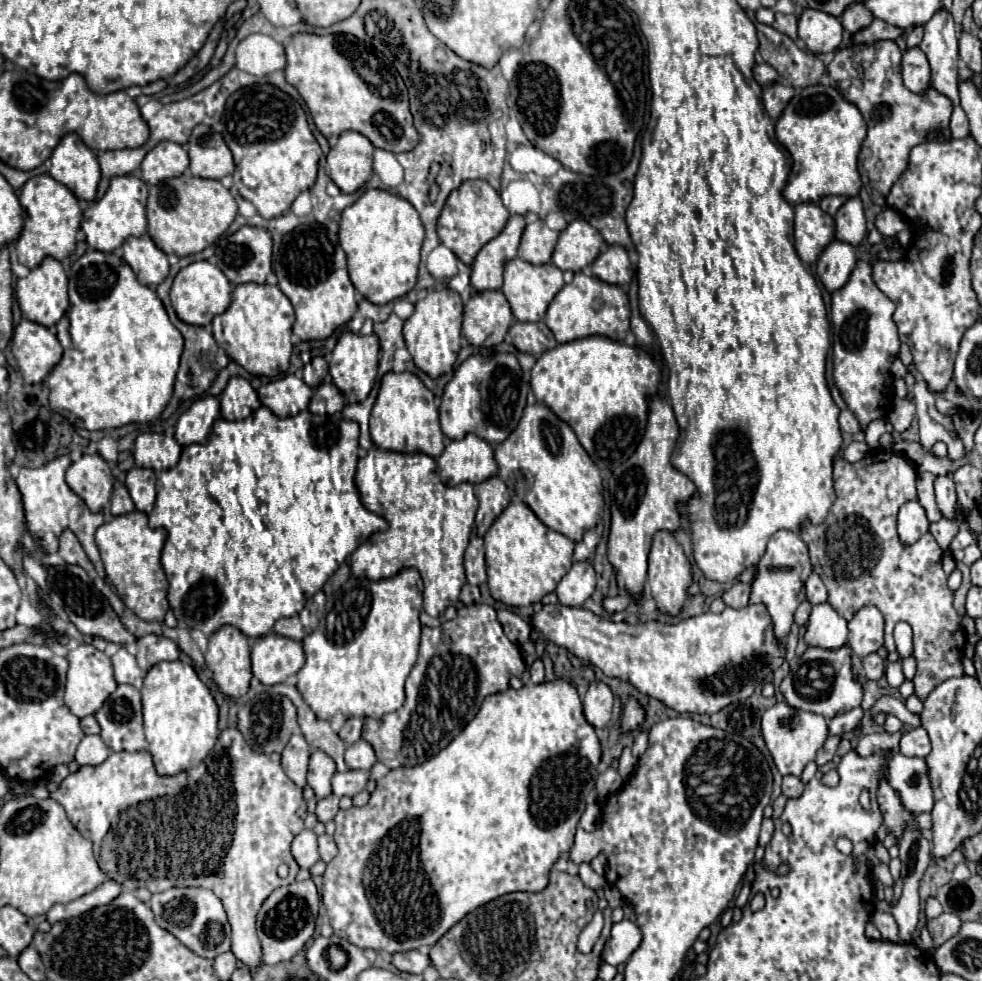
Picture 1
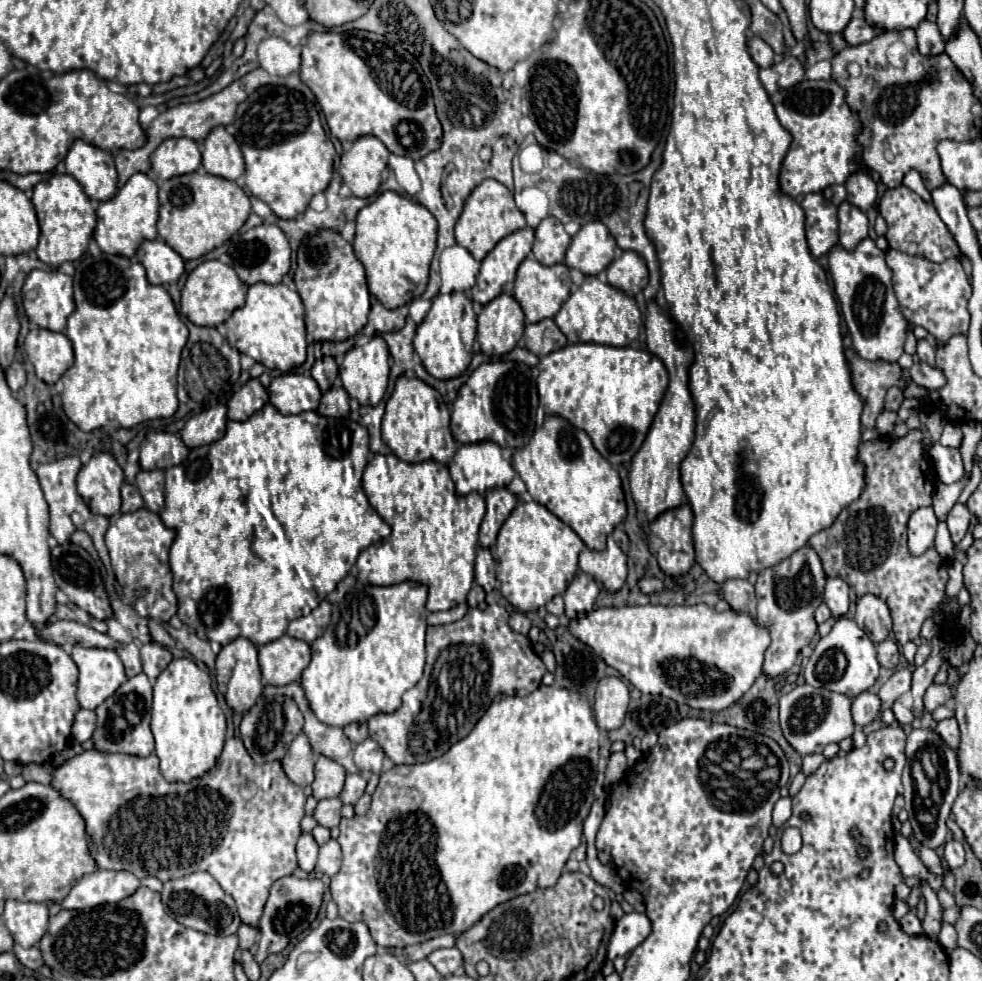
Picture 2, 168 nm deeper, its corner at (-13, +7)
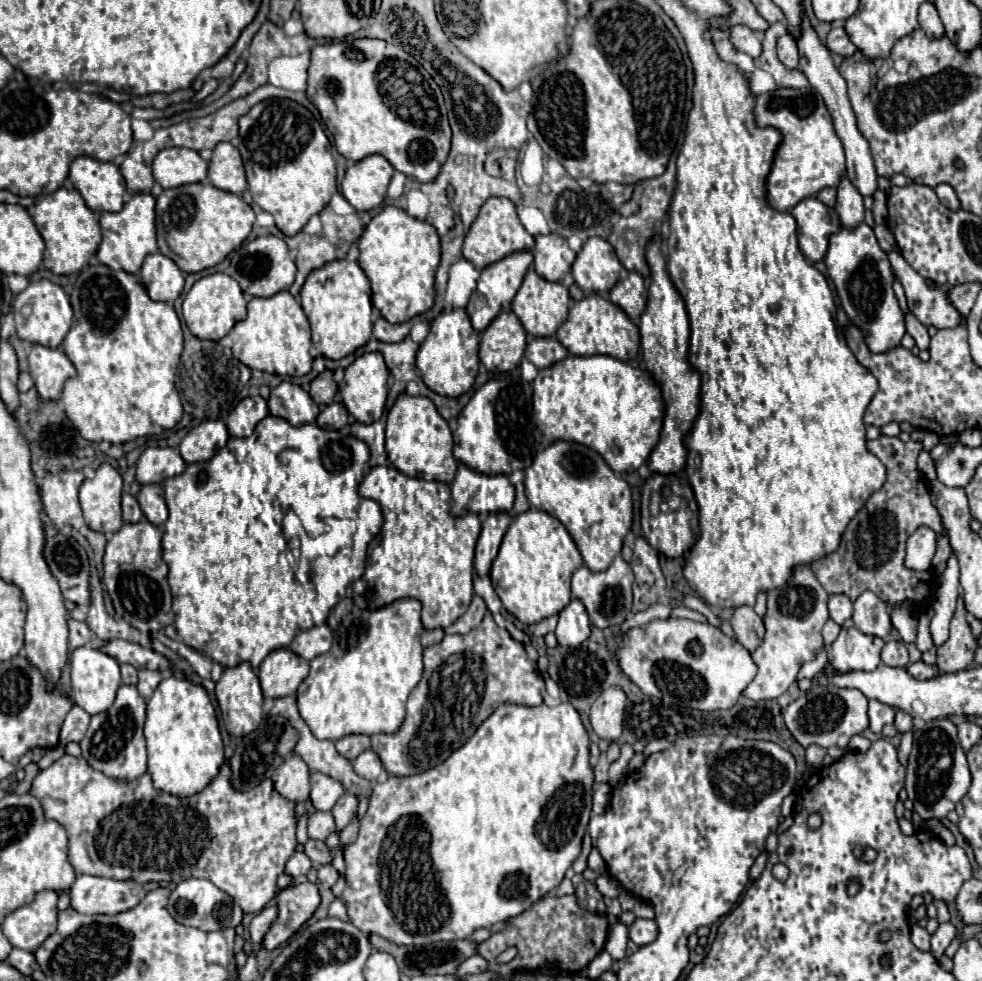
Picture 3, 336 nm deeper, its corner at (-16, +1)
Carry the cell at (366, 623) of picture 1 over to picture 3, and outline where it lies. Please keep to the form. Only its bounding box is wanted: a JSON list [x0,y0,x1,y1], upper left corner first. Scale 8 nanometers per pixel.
[296,598,424,740]

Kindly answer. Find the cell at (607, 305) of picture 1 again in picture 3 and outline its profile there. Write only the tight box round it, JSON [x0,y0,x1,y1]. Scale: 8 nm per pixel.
[556,294,640,362]

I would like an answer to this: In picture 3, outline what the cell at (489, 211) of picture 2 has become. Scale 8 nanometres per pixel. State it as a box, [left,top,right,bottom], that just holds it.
[462,196,534,270]

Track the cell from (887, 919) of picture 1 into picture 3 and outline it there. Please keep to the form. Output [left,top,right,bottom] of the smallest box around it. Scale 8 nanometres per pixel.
[912,924,930,950]

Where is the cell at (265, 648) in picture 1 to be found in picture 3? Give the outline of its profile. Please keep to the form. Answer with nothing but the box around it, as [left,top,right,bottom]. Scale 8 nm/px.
[258,648,308,698]

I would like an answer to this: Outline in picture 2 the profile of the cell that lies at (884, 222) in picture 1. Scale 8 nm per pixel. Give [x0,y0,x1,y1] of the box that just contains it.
[879,186,965,262]

